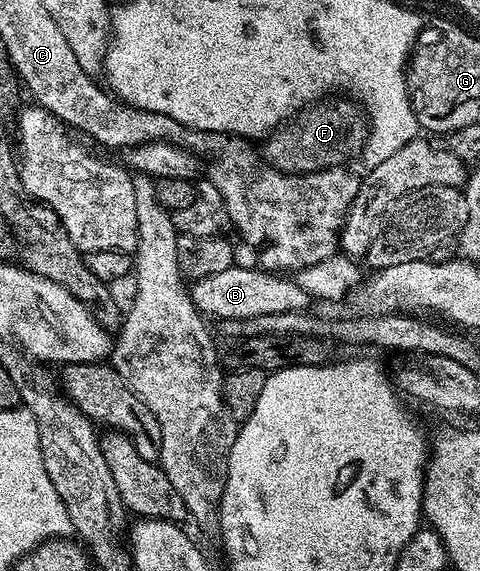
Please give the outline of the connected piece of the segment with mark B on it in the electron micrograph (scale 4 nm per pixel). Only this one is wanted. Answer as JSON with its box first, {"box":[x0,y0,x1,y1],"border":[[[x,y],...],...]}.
{"box":[190,264,309,321],"border":[[[234,264],[230,269],[218,275],[205,275],[190,286],[191,301],[199,308],[204,318],[219,317],[224,321],[248,321],[254,317],[265,315],[281,315],[282,313],[298,313],[308,307],[309,296],[301,286],[285,275],[264,271],[258,267],[242,269]]]}

